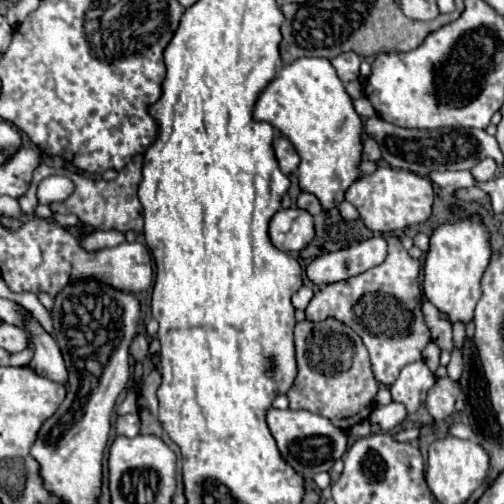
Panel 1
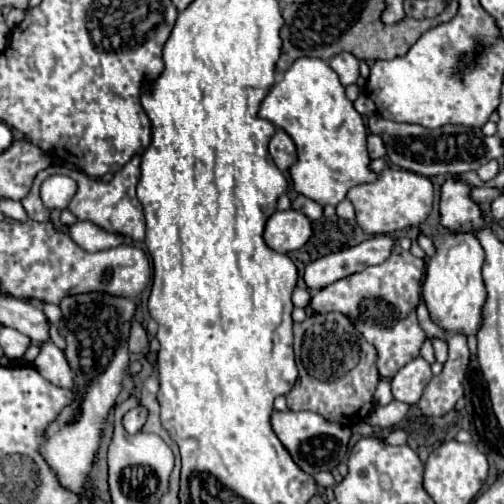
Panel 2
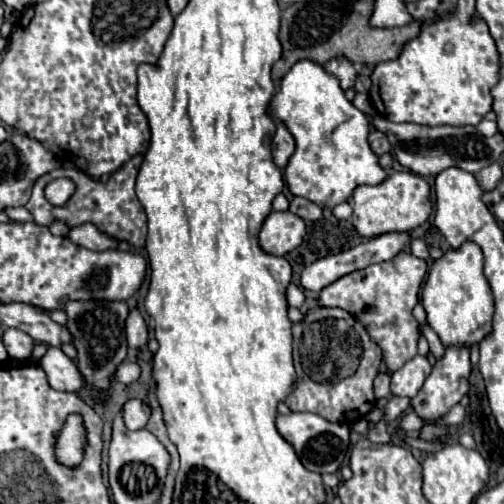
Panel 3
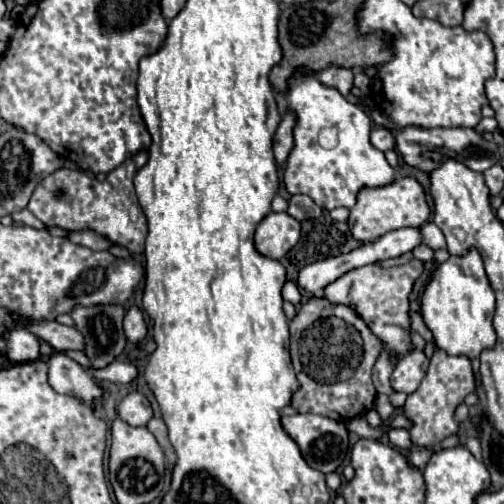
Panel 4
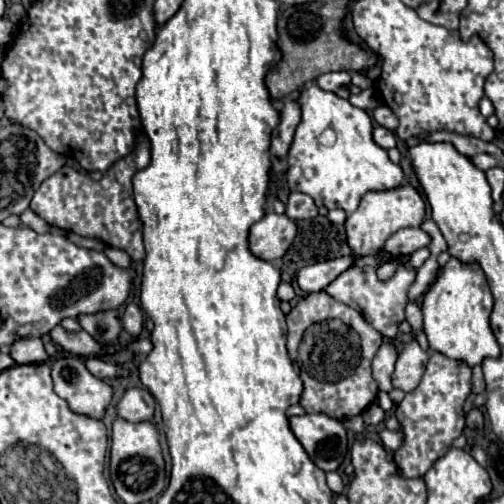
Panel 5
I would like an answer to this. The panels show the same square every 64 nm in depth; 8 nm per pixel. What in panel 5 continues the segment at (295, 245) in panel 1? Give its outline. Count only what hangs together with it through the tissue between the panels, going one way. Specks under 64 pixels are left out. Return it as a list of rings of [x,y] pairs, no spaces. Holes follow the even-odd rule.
[[[266,214],[250,230],[250,250],[262,260],[282,258],[296,238],[296,224],[286,214]]]

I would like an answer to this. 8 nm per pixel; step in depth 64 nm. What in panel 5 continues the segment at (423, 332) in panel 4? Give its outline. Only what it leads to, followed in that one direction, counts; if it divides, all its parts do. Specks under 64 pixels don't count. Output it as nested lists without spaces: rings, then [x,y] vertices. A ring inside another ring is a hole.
[[[408,304],[406,306],[406,320],[416,332],[422,332],[422,312],[420,312],[418,304]]]

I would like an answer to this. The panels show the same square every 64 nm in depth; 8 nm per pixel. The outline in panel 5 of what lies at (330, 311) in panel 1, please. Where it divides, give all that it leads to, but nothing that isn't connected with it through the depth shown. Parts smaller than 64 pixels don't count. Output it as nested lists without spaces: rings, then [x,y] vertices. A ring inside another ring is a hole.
[[[352,266],[352,268],[348,268],[348,272],[342,272],[332,284],[328,284],[326,294],[360,310],[364,320],[372,328],[376,328],[384,338],[394,340],[398,334],[400,322],[404,322],[406,294],[408,294],[408,288],[414,282],[414,278],[416,278],[416,270],[408,268],[408,266],[398,266],[394,276],[388,280],[380,280],[372,266]]]

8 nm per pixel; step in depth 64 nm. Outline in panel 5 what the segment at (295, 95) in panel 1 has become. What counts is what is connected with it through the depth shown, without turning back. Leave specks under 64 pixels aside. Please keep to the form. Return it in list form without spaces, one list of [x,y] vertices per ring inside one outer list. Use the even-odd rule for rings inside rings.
[[[316,84],[308,86],[306,90],[300,90],[296,102],[300,104],[302,120],[296,128],[294,142],[292,142],[290,152],[288,152],[288,172],[286,172],[286,182],[288,182],[288,188],[292,192],[304,192],[304,194],[312,196],[316,204],[322,204],[328,210],[342,208],[344,212],[350,214],[358,208],[360,198],[366,192],[370,192],[370,190],[390,190],[390,188],[396,188],[404,182],[402,168],[392,164],[386,150],[376,146],[376,142],[372,140],[372,118],[362,108],[352,106],[348,100],[338,98],[334,92],[324,92]],[[326,128],[332,128],[336,132],[336,144],[334,146],[324,146],[318,140],[318,136]]]

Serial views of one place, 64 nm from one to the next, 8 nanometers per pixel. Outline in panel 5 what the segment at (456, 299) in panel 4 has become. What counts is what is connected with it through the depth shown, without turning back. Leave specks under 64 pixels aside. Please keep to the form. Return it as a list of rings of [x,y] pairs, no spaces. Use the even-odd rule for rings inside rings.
[[[450,258],[422,300],[424,332],[430,348],[448,358],[464,360],[468,366],[476,366],[488,356],[498,356],[500,346],[490,328],[492,306],[492,292],[480,264],[464,264],[458,258]]]

